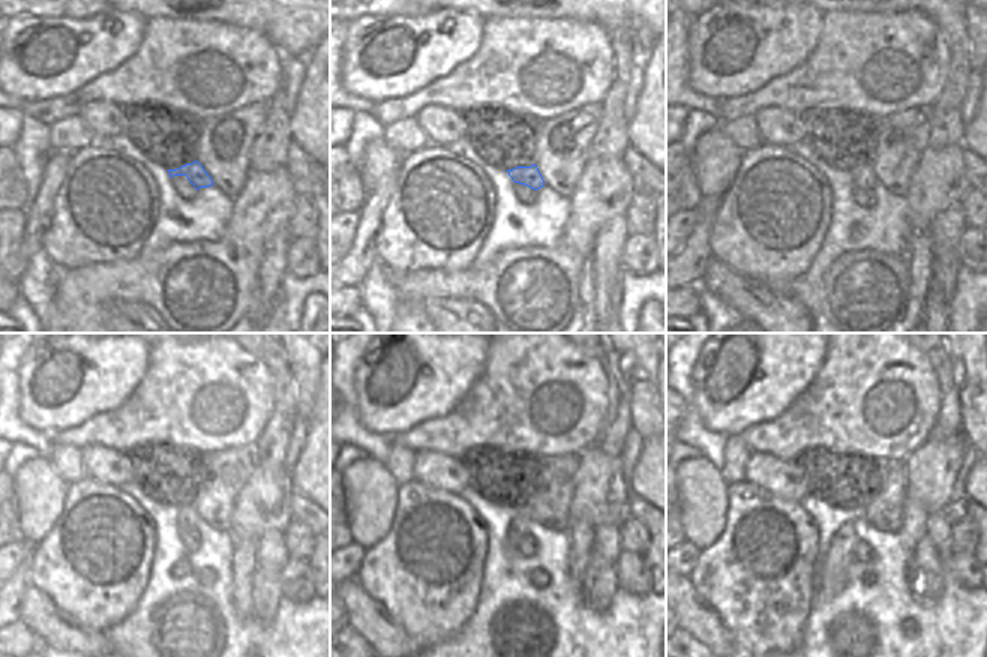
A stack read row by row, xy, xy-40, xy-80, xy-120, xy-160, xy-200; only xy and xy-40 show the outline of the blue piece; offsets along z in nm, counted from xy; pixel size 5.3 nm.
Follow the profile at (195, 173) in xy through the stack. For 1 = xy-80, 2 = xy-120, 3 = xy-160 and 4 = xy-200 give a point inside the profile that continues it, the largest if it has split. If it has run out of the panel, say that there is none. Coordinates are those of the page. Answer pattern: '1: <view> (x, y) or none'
1: xy-80 (863, 176)
2: xy-120 (186, 513)
3: xy-160 (512, 539)
4: xy-200 (833, 567)

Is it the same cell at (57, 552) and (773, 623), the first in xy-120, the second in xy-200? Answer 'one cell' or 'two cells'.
one cell

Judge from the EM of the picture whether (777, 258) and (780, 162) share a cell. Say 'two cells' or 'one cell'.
one cell

